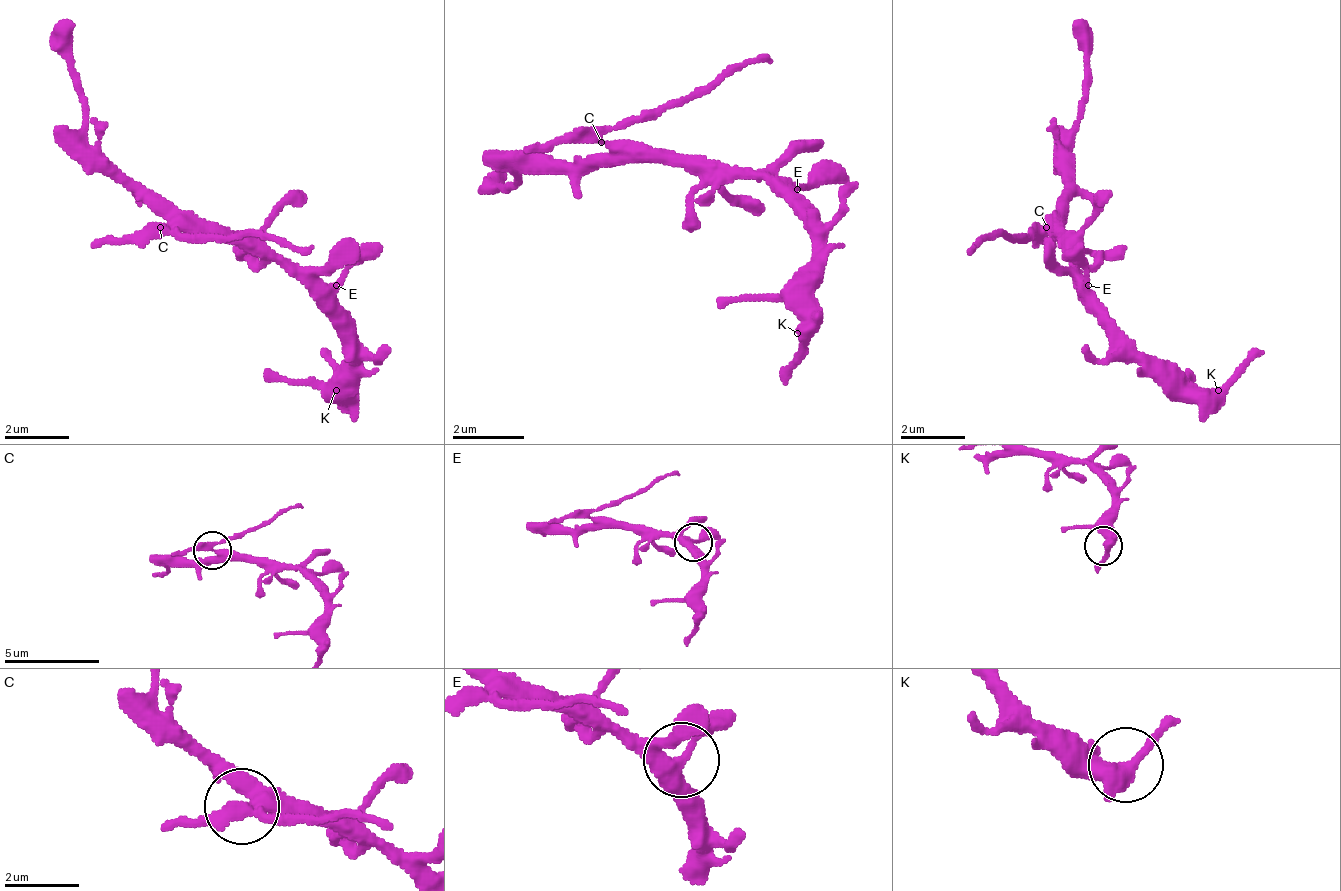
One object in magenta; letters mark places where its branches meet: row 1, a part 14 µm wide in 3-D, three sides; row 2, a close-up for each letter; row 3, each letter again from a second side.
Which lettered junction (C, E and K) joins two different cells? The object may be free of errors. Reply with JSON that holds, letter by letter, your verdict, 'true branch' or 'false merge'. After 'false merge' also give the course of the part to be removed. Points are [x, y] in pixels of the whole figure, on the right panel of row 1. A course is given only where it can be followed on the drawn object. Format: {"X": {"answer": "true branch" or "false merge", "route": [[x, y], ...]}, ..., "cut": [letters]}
{"C": {"answer": "false merge", "route": [[1048, 229], [983, 237], [967, 253]]}, "E": {"answer": "true branch"}, "K": {"answer": "true branch"}, "cut": ["C"]}

